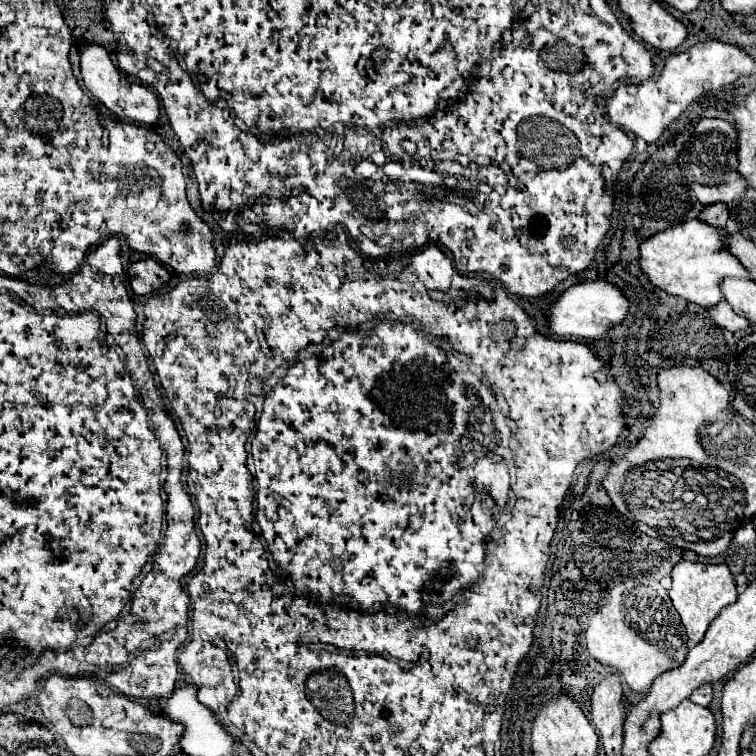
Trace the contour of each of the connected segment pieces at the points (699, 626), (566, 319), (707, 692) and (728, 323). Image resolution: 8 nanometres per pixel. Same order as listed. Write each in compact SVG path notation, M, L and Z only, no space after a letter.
M678 562L672 568L672 588L668 590L668 594L692 642L700 642L710 622L718 616L718 612L724 606L732 604L738 596L736 582L726 564L700 564L700 562Z
M594 280L594 282L580 282L570 286L560 294L560 298L550 306L546 320L548 328L560 336L560 338L586 338L596 340L602 338L608 328L622 322L628 312L628 300L624 294L606 280Z
M704 684L700 688L696 688L690 696L688 696L690 702L694 704L700 704L700 706L708 706L712 702L712 684Z
M718 302L716 306L708 308L708 314L712 316L712 320L720 326L720 328L726 328L730 332L736 332L736 330L744 330L750 326L748 320L740 318L736 312L732 312L732 308L728 308L726 302Z

